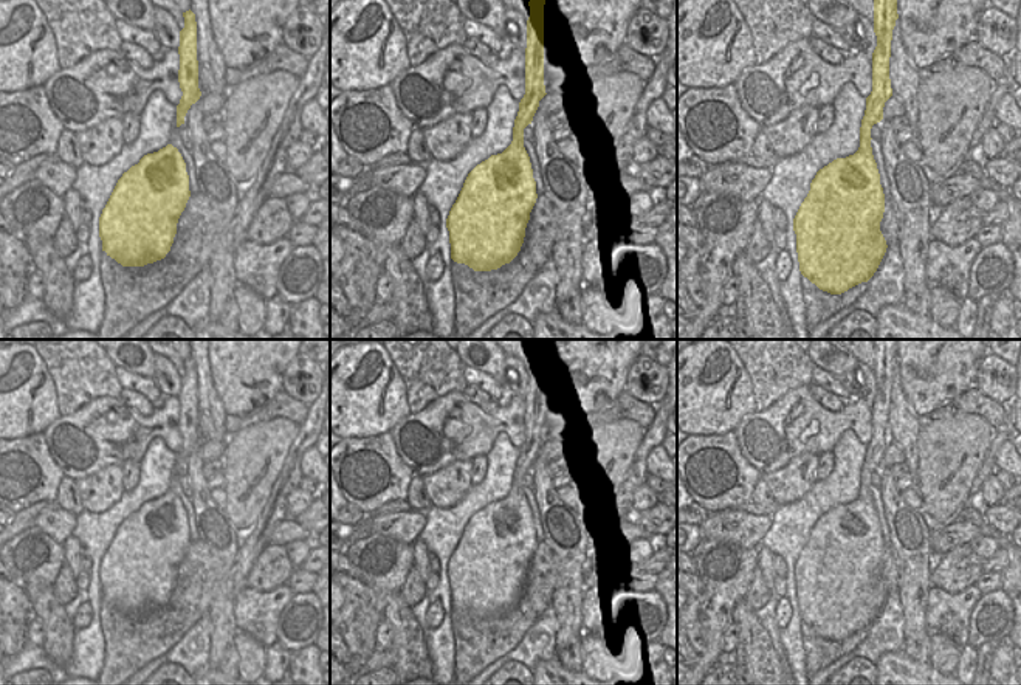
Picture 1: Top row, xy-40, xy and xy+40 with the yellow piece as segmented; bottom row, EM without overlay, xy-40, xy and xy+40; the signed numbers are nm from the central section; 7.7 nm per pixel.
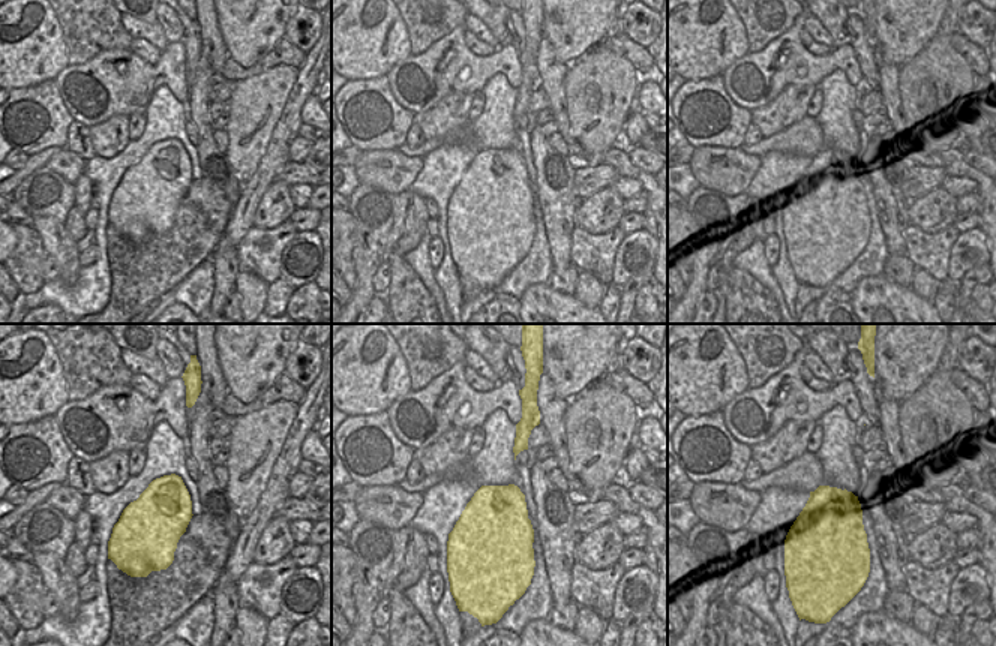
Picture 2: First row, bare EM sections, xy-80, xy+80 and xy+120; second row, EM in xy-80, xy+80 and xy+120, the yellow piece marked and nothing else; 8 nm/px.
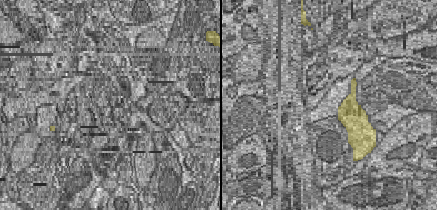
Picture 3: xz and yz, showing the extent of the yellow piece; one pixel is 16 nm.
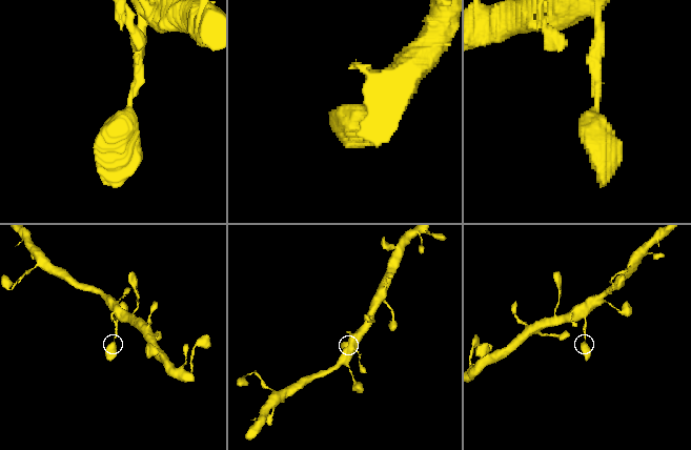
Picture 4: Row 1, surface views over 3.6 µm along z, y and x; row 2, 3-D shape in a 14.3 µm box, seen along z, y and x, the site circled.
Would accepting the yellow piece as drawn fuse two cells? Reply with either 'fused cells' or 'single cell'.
single cell

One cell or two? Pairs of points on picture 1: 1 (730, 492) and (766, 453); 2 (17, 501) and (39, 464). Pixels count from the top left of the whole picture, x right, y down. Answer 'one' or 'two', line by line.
1: two
2: one

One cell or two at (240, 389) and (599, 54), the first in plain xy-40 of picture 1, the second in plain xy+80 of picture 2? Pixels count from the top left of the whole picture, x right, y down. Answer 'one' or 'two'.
two

